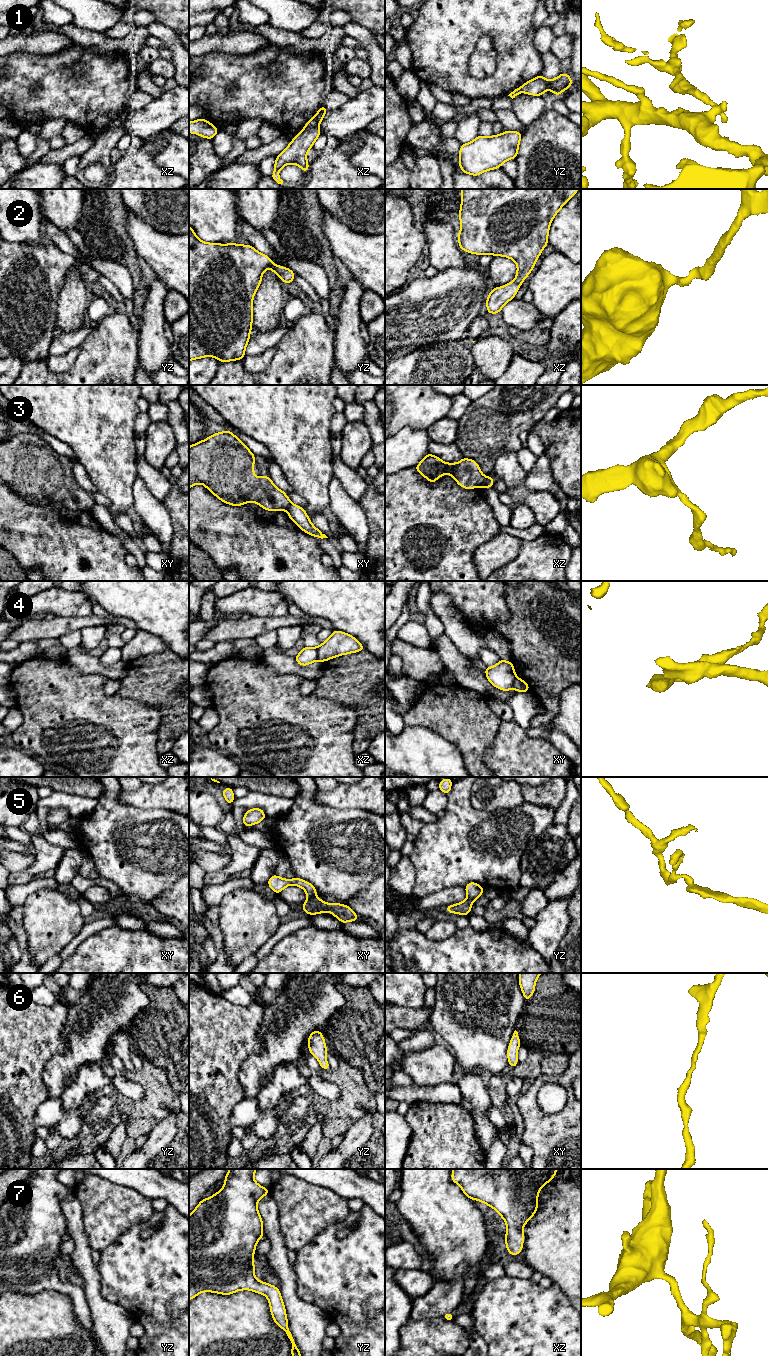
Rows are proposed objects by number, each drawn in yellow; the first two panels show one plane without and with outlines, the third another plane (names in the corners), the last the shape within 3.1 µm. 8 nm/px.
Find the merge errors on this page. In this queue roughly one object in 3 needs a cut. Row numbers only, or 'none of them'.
1, 3, 4, 5

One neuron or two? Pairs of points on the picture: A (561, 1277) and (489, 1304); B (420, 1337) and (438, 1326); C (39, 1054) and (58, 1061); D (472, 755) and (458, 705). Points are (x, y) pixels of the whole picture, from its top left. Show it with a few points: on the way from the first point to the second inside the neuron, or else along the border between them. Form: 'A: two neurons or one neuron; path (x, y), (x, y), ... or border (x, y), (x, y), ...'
A: two neurons; border (553, 1283), (569, 1300)
B: one neuron; path (424, 1337), (427, 1337), (434, 1330)
C: two neurons; border (66, 1042), (43, 1081)
D: one neuron; path (472, 743), (472, 727), (463, 717)

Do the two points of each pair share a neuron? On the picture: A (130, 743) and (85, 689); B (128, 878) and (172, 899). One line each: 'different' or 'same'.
A: same
B: different

